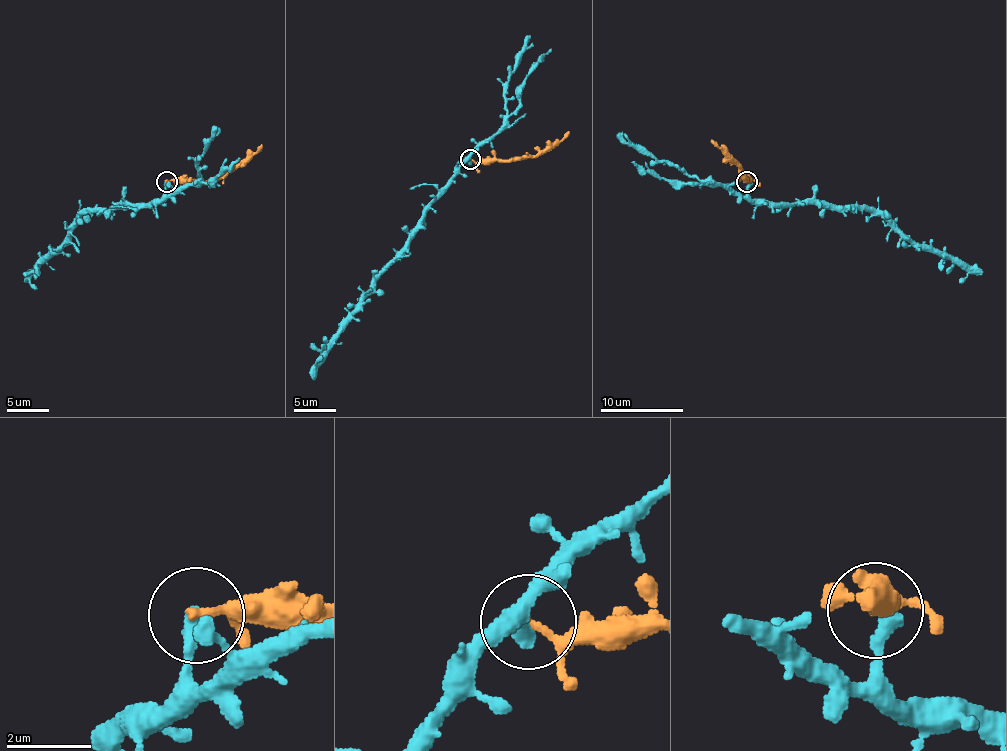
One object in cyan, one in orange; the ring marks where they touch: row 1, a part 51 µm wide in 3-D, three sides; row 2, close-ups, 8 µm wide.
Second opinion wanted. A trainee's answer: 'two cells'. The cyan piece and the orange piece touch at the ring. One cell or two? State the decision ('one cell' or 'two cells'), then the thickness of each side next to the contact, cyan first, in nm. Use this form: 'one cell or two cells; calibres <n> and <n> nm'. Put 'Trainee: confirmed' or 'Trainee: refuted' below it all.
two cells; calibres 400 and 150 nm
Trainee: confirmed

